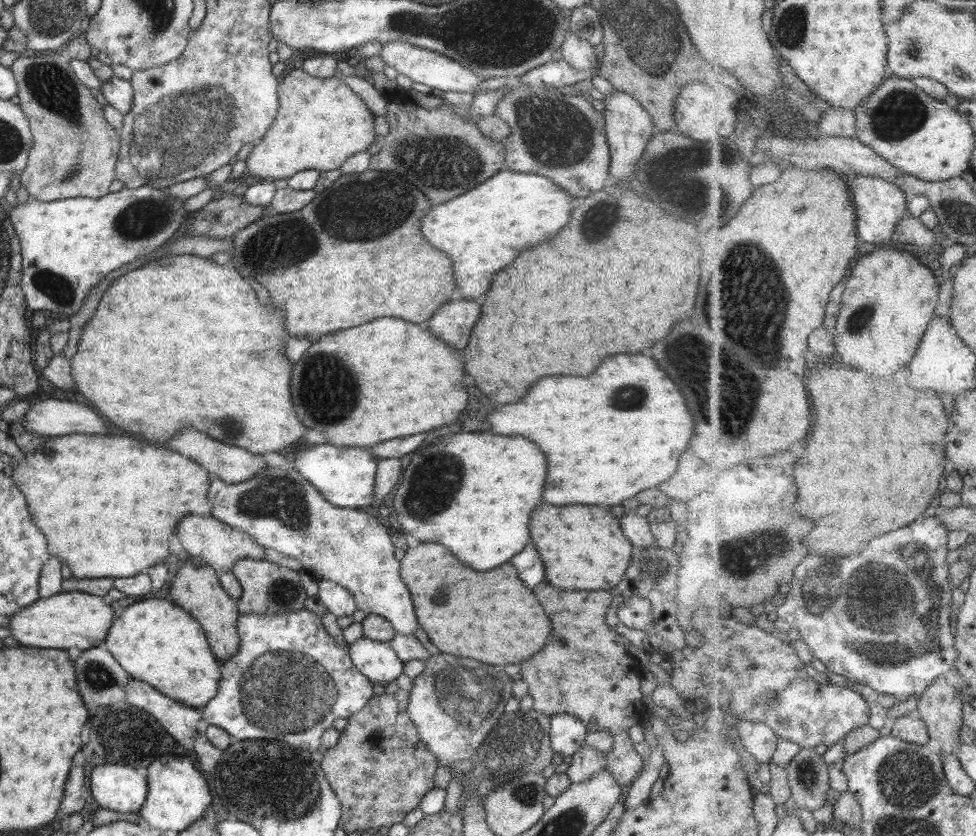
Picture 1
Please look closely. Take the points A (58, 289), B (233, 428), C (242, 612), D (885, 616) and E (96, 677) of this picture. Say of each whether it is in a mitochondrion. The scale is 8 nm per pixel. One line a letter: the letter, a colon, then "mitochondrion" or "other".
A: mitochondrion
B: mitochondrion
C: other
D: mitochondrion
E: mitochondrion

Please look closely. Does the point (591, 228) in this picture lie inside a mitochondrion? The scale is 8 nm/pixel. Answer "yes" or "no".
yes

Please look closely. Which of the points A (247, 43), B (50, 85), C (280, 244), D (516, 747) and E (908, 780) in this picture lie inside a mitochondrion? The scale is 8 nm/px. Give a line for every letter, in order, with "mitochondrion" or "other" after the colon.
A: other
B: mitochondrion
C: mitochondrion
D: mitochondrion
E: mitochondrion

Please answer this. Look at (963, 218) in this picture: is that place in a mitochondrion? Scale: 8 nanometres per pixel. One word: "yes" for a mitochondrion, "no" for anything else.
yes

